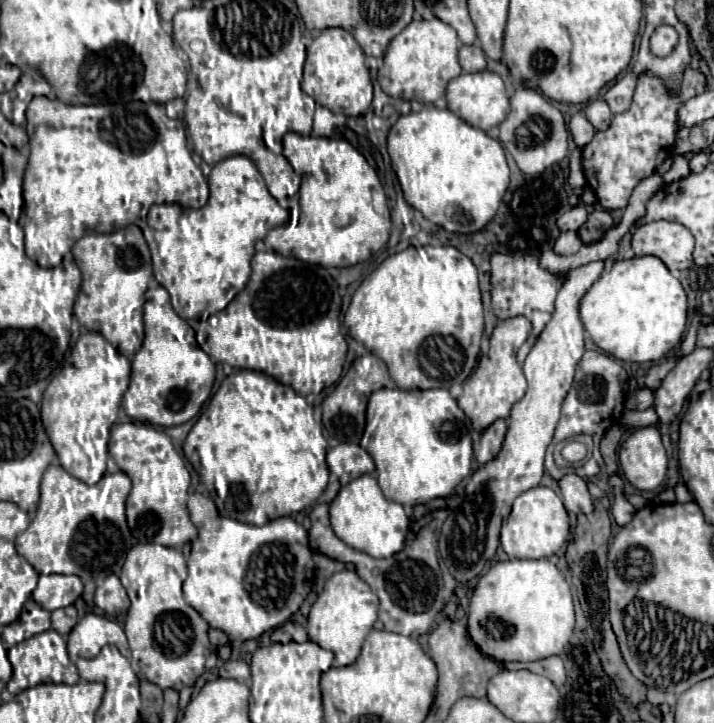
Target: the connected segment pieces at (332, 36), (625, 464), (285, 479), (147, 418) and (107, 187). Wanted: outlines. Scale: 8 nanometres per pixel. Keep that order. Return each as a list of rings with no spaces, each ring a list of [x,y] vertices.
[[[324,29],[312,41],[304,65],[302,91],[308,93],[318,105],[330,109],[332,113],[342,113],[346,117],[358,117],[370,109],[372,103],[370,71],[364,63],[364,51],[348,31]]]
[[[644,427],[628,435],[618,453],[624,477],[640,491],[660,487],[668,471],[668,455],[656,427]]]
[[[242,369],[226,377],[226,381],[220,385],[216,395],[210,399],[208,407],[196,421],[194,431],[190,431],[190,435],[186,437],[184,453],[190,463],[192,463],[192,449],[198,457],[198,467],[200,467],[198,475],[206,485],[206,489],[210,491],[214,503],[220,507],[220,513],[222,515],[228,513],[228,517],[242,523],[262,526],[268,522],[268,519],[298,513],[304,507],[316,503],[316,499],[324,493],[328,485],[328,475],[330,475],[326,465],[328,442],[322,425],[314,421],[312,407],[292,387],[278,383],[274,377],[260,371]]]
[[[162,285],[150,287],[146,291],[146,299],[148,299],[144,303],[144,331],[146,331],[146,337],[144,337],[142,349],[132,359],[132,379],[130,379],[128,391],[122,399],[122,407],[136,421],[144,421],[144,423],[158,425],[158,427],[182,425],[182,423],[190,421],[192,417],[196,417],[202,403],[210,397],[215,379],[216,363],[198,347],[194,329],[184,319],[180,319],[176,315],[176,311],[170,305],[170,295]]]
[[[34,97],[26,109],[26,129],[30,135],[30,159],[24,174],[24,207],[19,223],[24,229],[24,244],[26,255],[34,259],[40,267],[56,267],[62,261],[62,255],[72,249],[76,239],[84,237],[84,233],[100,231],[100,233],[112,233],[120,227],[126,227],[129,223],[138,223],[140,217],[147,217],[148,211],[156,203],[178,203],[184,209],[198,209],[208,201],[208,181],[202,175],[200,167],[190,157],[190,149],[186,143],[184,127],[178,121],[172,121],[166,117],[164,105],[160,103],[142,103],[142,101],[130,101],[130,105],[66,105],[58,99],[48,97]]]

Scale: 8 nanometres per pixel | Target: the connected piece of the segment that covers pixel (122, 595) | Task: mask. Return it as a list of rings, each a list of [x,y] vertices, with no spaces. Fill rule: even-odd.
[[[108,575],[104,579],[104,583],[96,589],[94,595],[94,603],[110,617],[114,619],[122,619],[130,607],[128,595],[120,583],[120,579],[116,575]]]

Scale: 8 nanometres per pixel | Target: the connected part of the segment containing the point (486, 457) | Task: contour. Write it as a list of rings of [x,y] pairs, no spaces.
[[[504,419],[494,421],[490,427],[486,427],[480,433],[478,443],[474,445],[474,455],[480,463],[490,461],[500,451],[502,441],[504,441],[504,433],[506,433],[506,421]]]

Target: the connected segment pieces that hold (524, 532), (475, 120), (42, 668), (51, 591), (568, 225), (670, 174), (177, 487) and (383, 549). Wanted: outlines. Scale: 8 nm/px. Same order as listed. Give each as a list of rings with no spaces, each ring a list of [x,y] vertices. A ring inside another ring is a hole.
[[[534,487],[522,493],[514,505],[510,517],[502,523],[502,549],[510,559],[544,559],[552,557],[568,539],[570,525],[562,499],[550,487]]]
[[[492,71],[462,73],[460,77],[452,79],[446,89],[446,101],[448,101],[448,109],[454,115],[458,115],[468,125],[482,129],[482,131],[488,131],[488,129],[500,125],[504,121],[504,115],[508,115],[508,107],[510,107],[510,99],[506,95],[504,81],[500,79],[500,75],[496,75]]]
[[[48,629],[40,635],[24,639],[22,643],[10,648],[8,659],[13,668],[13,675],[6,688],[12,695],[18,695],[20,691],[36,687],[40,683],[68,683],[68,685],[74,685],[80,679],[78,669],[72,667],[72,661],[68,659],[66,639],[60,633],[56,633],[54,629]]]
[[[40,575],[38,587],[32,593],[34,601],[46,611],[72,605],[82,595],[82,581],[76,575]]]
[[[572,207],[570,211],[566,211],[564,215],[560,215],[560,219],[558,219],[558,229],[560,231],[578,231],[582,225],[584,225],[584,221],[586,221],[586,217],[588,217],[588,213],[586,213],[586,209],[584,207]]]
[[[674,153],[672,155],[672,167],[664,173],[664,181],[666,183],[674,183],[674,181],[680,181],[684,177],[690,175],[690,169],[688,169],[688,159],[680,153]]]
[[[118,423],[112,425],[108,449],[118,467],[132,479],[132,491],[126,501],[126,517],[132,535],[140,543],[168,547],[182,547],[191,542],[196,537],[196,527],[186,507],[191,477],[183,456],[174,451],[170,437],[150,425]]]
[[[362,475],[354,479],[352,483],[344,485],[336,499],[330,503],[330,523],[336,535],[356,551],[368,553],[372,557],[384,559],[392,557],[404,547],[404,537],[410,525],[410,519],[406,517],[400,503],[388,501],[382,495],[382,489],[378,481],[370,475]]]

